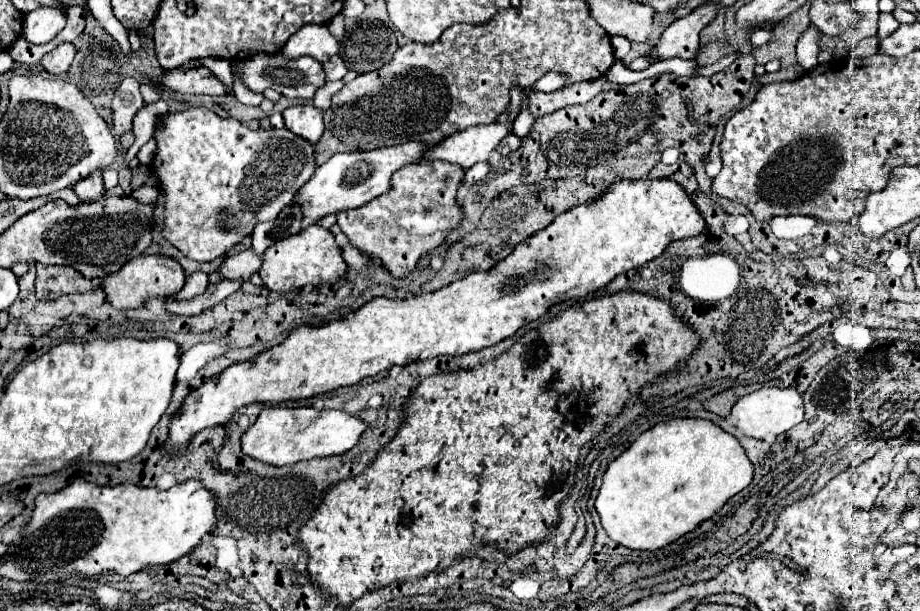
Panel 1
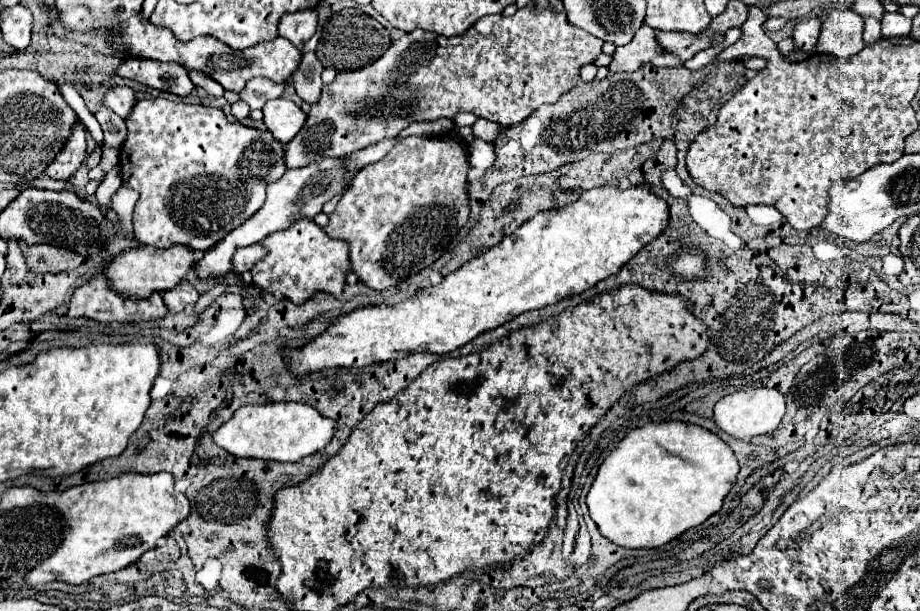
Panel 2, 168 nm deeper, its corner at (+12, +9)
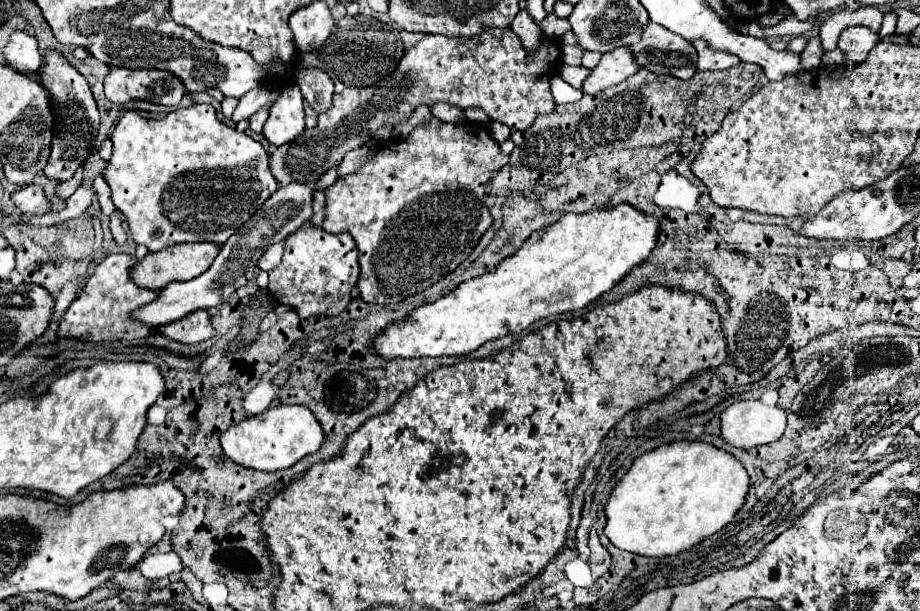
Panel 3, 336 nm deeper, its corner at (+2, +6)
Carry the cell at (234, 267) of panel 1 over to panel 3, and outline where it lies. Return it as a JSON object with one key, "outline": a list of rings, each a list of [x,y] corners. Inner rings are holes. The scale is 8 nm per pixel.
{"outline":[[[275,244],[275,246],[267,248],[267,252],[259,258],[257,268],[269,272],[269,270],[273,270],[281,262],[281,256],[283,256],[283,244]]]}

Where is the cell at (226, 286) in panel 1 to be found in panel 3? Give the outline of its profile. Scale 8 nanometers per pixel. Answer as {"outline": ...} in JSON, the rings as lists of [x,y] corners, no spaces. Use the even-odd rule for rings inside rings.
{"outline":[[[111,254],[107,256],[93,272],[93,276],[87,280],[81,294],[73,300],[73,304],[67,308],[65,316],[59,324],[59,338],[79,338],[89,342],[101,342],[101,340],[135,340],[155,334],[153,326],[147,326],[133,318],[133,312],[141,306],[153,302],[157,298],[157,292],[139,288],[131,282],[129,270],[135,266],[137,258],[131,258],[127,254]]]}

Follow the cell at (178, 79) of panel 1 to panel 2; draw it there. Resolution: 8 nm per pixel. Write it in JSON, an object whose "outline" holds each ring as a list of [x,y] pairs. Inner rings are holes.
{"outline":[[[125,59],[115,75],[133,79],[147,87],[169,91],[179,97],[185,97],[193,91],[193,81],[185,67],[177,63],[161,63],[161,61],[145,61],[145,59]]]}

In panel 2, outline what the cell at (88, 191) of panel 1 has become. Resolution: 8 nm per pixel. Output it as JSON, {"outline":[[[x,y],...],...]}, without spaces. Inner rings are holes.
{"outline":[[[77,121],[77,131],[73,131],[73,135],[69,135],[69,143],[65,143],[61,155],[57,155],[57,159],[53,159],[53,163],[49,163],[49,167],[45,169],[45,175],[65,181],[83,165],[85,155],[87,155],[85,127],[81,121]]]}

